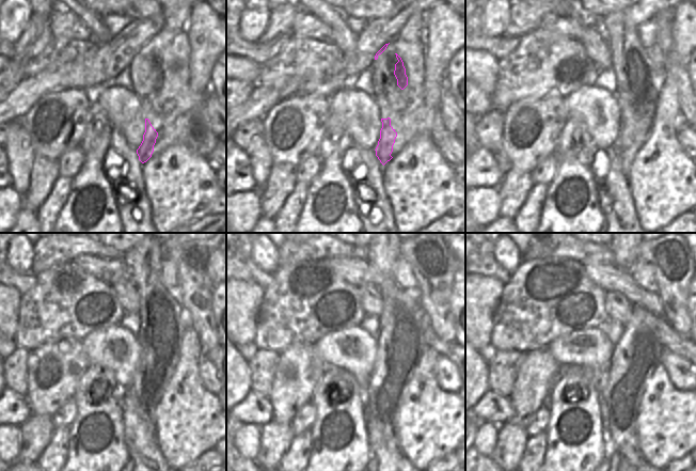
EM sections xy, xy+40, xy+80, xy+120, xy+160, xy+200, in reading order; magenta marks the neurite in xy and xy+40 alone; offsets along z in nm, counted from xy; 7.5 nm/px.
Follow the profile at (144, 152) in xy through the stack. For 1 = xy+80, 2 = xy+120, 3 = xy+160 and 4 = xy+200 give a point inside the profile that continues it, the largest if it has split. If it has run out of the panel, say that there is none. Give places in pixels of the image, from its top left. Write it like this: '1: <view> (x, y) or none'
1: xy+80 (622, 36)
2: xy+120 (168, 319)
3: xy+160 (408, 320)
4: xy+200 (622, 394)

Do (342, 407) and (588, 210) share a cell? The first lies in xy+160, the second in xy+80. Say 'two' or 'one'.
one

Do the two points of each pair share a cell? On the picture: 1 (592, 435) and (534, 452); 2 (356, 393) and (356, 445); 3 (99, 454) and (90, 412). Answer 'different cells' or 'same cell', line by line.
1: different cells
2: same cell
3: same cell

